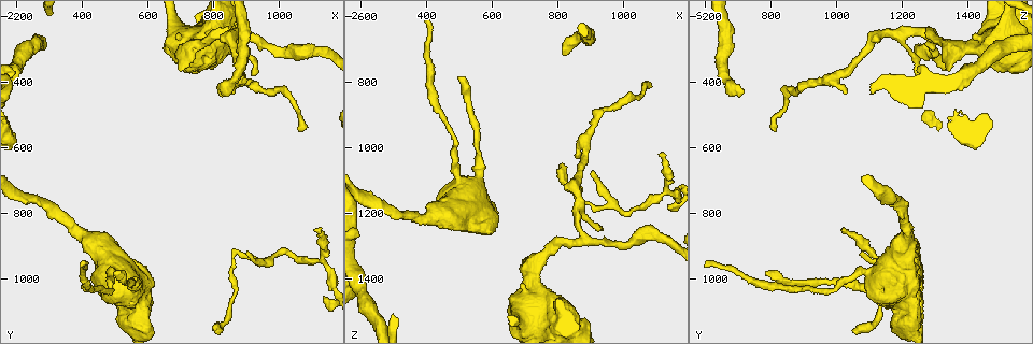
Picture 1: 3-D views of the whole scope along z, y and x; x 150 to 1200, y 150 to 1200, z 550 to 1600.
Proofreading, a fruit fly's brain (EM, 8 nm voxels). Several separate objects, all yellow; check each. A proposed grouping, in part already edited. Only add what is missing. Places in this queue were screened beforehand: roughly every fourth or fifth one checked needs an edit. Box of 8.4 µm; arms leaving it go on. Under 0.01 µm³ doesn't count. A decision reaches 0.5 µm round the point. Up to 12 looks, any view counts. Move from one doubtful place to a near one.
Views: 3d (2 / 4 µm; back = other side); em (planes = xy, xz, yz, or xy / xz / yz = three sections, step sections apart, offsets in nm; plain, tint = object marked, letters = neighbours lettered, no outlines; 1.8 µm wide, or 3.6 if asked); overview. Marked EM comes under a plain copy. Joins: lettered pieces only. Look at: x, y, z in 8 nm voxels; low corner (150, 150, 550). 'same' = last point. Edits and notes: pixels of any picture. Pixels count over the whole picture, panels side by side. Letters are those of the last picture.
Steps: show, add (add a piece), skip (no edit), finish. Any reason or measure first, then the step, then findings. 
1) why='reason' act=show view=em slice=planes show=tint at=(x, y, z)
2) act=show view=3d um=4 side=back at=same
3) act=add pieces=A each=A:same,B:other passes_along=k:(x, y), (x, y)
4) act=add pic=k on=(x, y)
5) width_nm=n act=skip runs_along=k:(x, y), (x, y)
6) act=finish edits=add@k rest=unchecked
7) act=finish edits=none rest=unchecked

act=show view=em slice=yz step=8 show=letters at=(505, 975, 790)

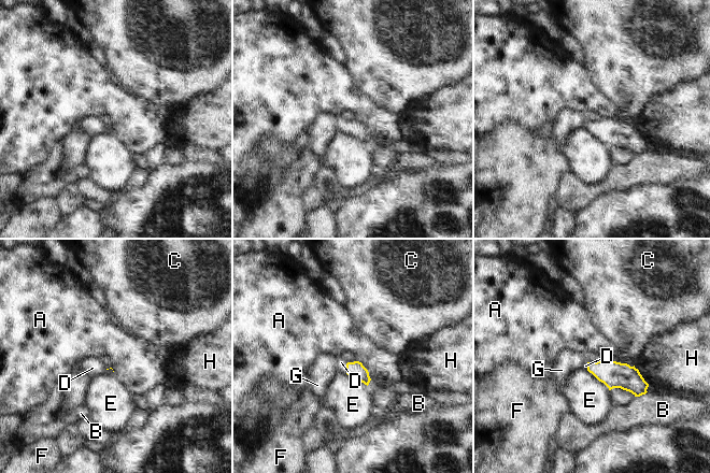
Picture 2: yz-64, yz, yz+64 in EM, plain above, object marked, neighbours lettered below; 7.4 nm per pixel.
act=show view=em slice=planes show=letters at=same

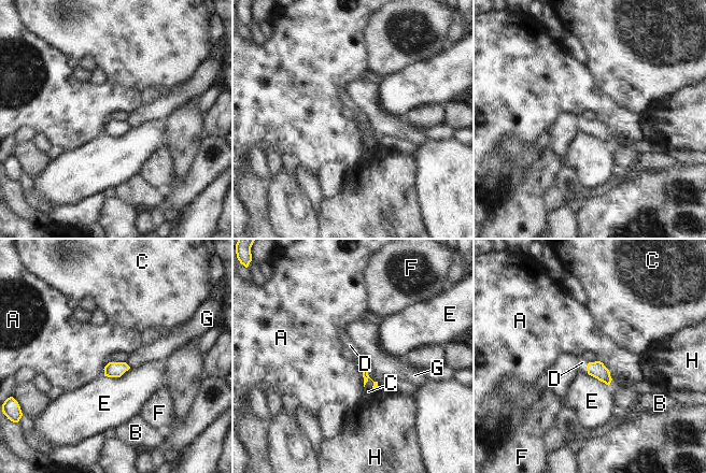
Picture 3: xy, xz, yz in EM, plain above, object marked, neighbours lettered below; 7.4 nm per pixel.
act=add pieces=D each=A:other,B:other,C:other,D:same,E:other,F:other,G:other,H:other passes_along=3:(597, 370), (588, 368), (582, 362) found='the neuron continues'

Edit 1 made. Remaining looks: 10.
why='branch stops here' act=show view=3d um=4 at=(815, 435, 720)

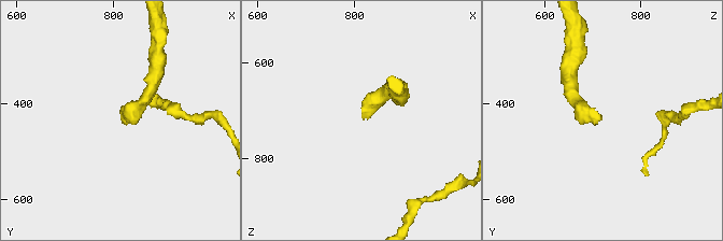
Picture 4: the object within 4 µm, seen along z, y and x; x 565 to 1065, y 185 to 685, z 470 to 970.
act=show view=em slice=yz step=16 show=tint at=(820, 425, 725)

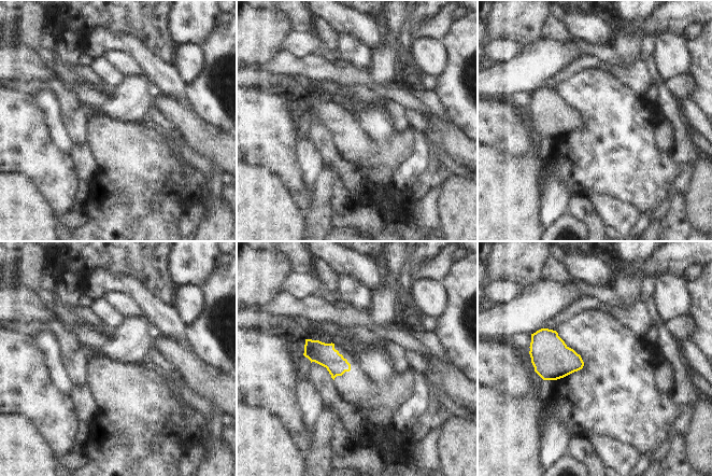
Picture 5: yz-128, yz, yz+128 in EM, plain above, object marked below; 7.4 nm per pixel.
act=show view=em slice=planes show=letters at=same

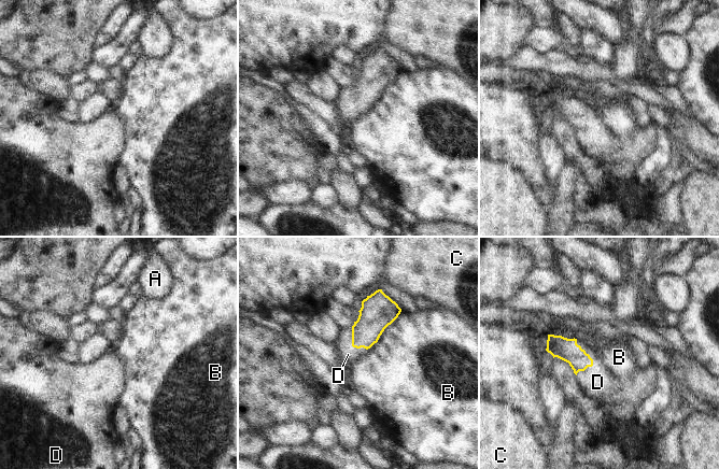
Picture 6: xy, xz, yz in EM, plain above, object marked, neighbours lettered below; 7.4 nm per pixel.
act=add pieces=D each=A:other,B:other,C:other,D:same passes_along=6:(567, 350), (592, 360), (597, 382) found='it goes on there'

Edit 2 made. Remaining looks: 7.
act=show view=3d um=2 at=(850, 435, 1025)

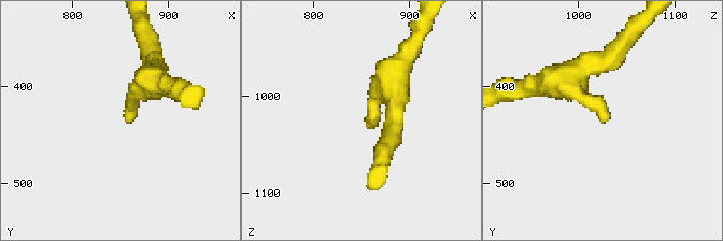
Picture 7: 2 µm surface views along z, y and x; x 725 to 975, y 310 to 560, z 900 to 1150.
act=show view=em slice=xy step=8 show=tint at=(856, 434, 1032)

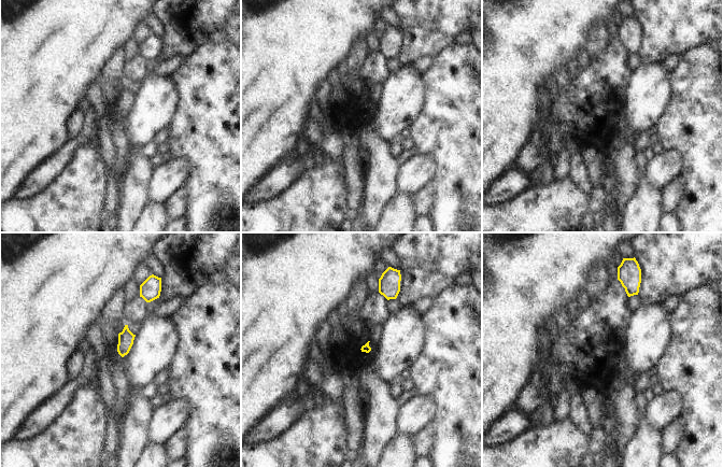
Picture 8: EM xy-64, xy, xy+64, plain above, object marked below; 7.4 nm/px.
act=show view=em slice=planes show=letters at=same

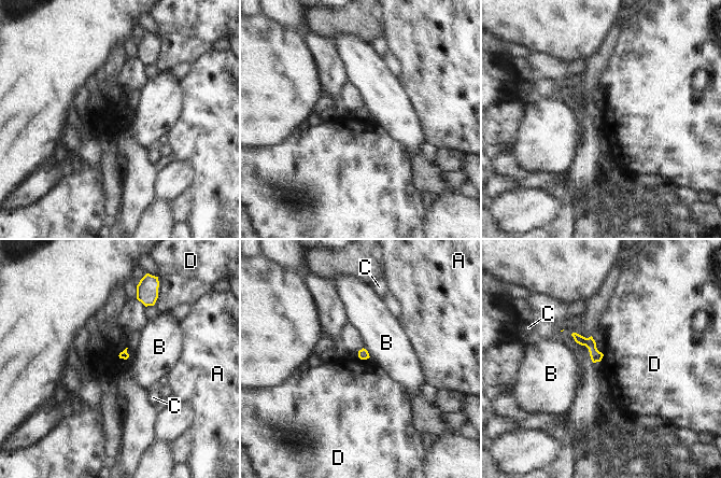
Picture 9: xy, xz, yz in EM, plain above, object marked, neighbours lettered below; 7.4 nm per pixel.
act=skip each=A:other,B:other,C:other,D:other border=9:(158, 295), (153, 305) found='no lettered piece goes on from it'

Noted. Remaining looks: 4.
why='thin end' act=show view=3d um=2 side=back at=(925, 380, 1245)

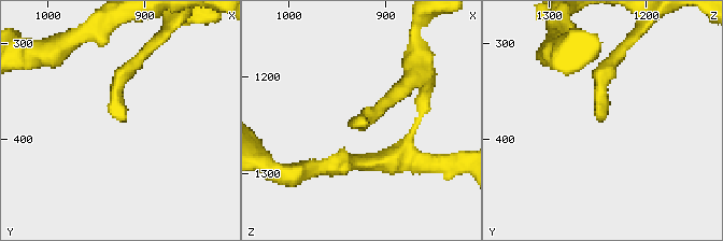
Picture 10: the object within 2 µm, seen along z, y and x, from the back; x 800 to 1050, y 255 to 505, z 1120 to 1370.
why='need the tissue' act=show view=em um=3.6 slice=yz step=8 show=letters at=(920, 382, 1250)

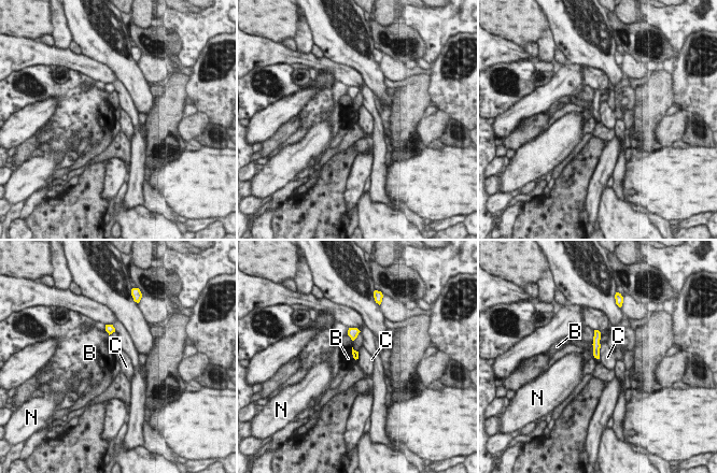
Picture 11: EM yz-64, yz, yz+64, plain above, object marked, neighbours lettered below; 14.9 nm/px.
why='another direction' act=show view=em um=3.6 slice=planes show=letters at=same

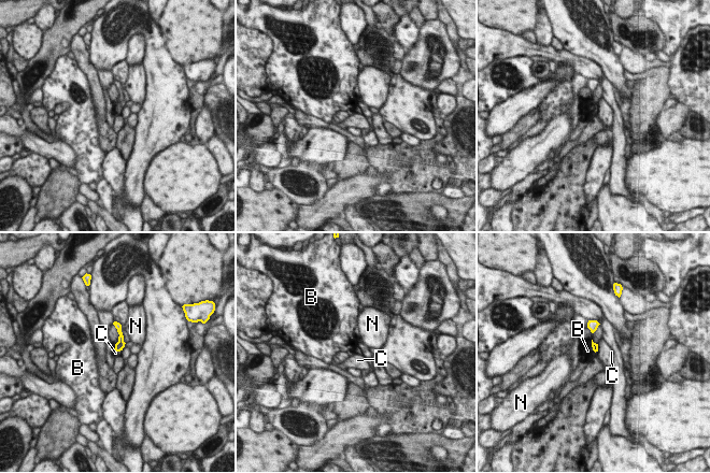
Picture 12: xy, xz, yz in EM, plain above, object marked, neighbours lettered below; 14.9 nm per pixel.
act=skip each=B:other,C:other,N:other border=12:(598, 344), (598, 349), (595, 353) found='none of them fits'

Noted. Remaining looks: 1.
act=finish edits=add@3,add@6 rest=unchecked

